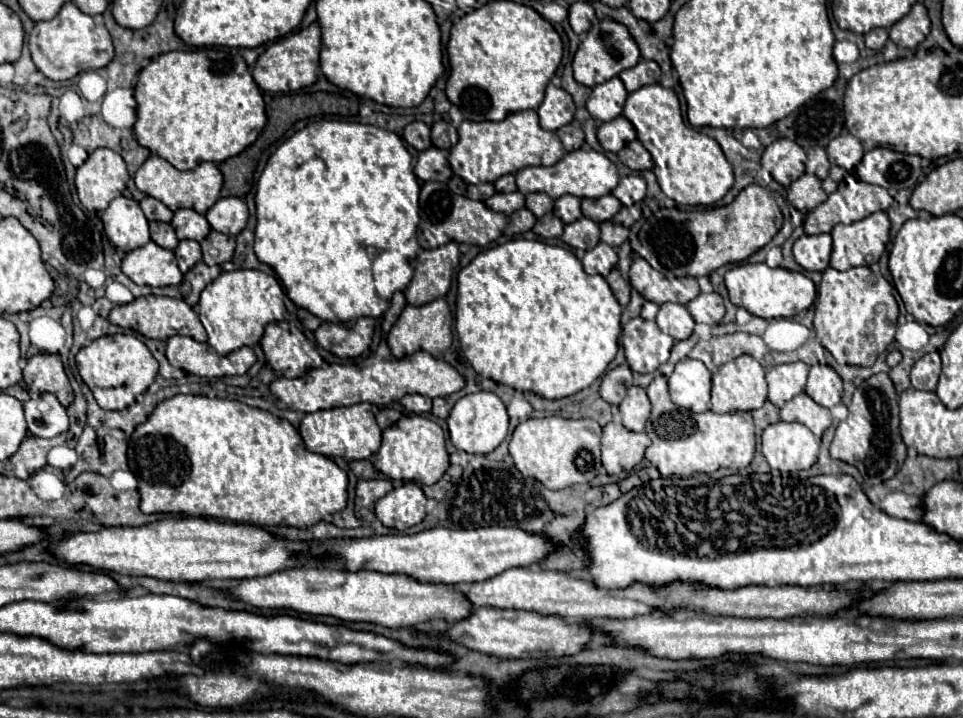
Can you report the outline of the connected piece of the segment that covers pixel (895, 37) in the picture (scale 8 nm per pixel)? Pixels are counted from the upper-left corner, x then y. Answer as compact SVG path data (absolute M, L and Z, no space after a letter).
M916 3L912 11L890 29L890 39L898 47L916 47L928 37L928 33L930 33L928 11L922 3Z

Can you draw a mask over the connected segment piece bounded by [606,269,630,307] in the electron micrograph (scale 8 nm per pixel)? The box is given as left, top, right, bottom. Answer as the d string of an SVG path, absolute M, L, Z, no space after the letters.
M612 269L612 273L606 277L606 281L610 283L610 287L612 287L612 291L614 291L618 303L620 303L622 307L626 307L628 301L630 301L630 283L620 275L618 269Z

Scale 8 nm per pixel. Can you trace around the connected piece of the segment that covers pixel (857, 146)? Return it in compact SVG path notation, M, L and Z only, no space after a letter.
M842 133L830 141L830 145L826 147L826 153L828 153L828 159L832 165L852 171L860 163L864 149L862 149L862 143L854 135Z

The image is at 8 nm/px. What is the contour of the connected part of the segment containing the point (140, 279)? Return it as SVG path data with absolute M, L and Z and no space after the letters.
M150 241L148 245L130 251L122 261L122 271L136 285L164 287L178 285L182 281L182 271L172 251Z

